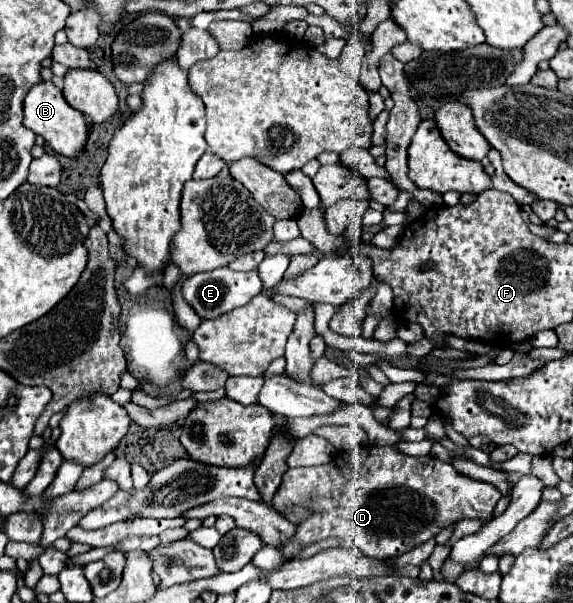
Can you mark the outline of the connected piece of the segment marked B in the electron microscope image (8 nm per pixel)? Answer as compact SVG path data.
M40 81L38 85L32 85L24 99L24 125L32 129L36 135L42 135L44 141L56 151L66 157L76 157L86 143L88 137L88 121L72 109L66 99L62 97L62 91L54 87L52 81Z

